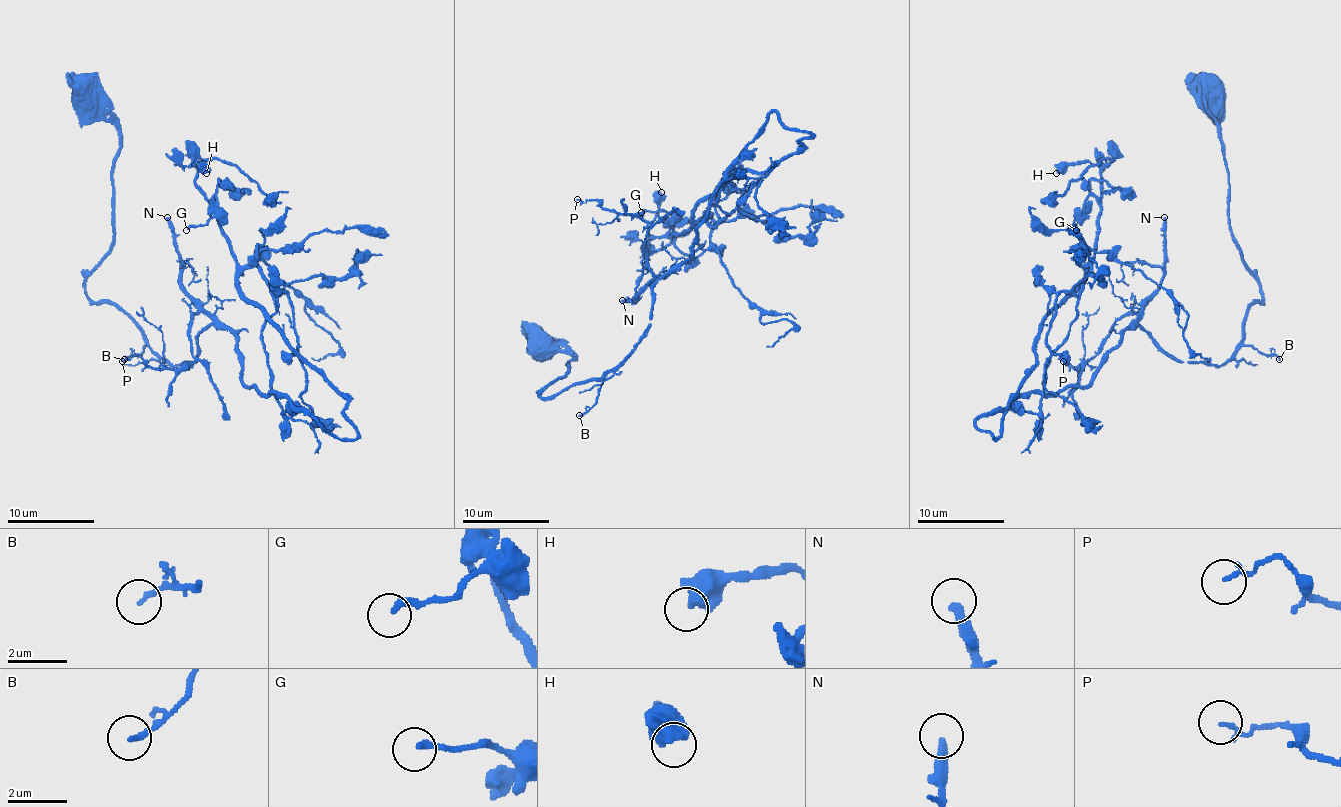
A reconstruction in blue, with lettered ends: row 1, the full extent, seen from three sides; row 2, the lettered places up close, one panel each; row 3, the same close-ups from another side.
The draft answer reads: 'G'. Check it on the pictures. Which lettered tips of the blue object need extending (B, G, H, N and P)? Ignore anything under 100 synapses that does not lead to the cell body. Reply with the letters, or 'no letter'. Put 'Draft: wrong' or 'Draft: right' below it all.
N
Draft: wrong

